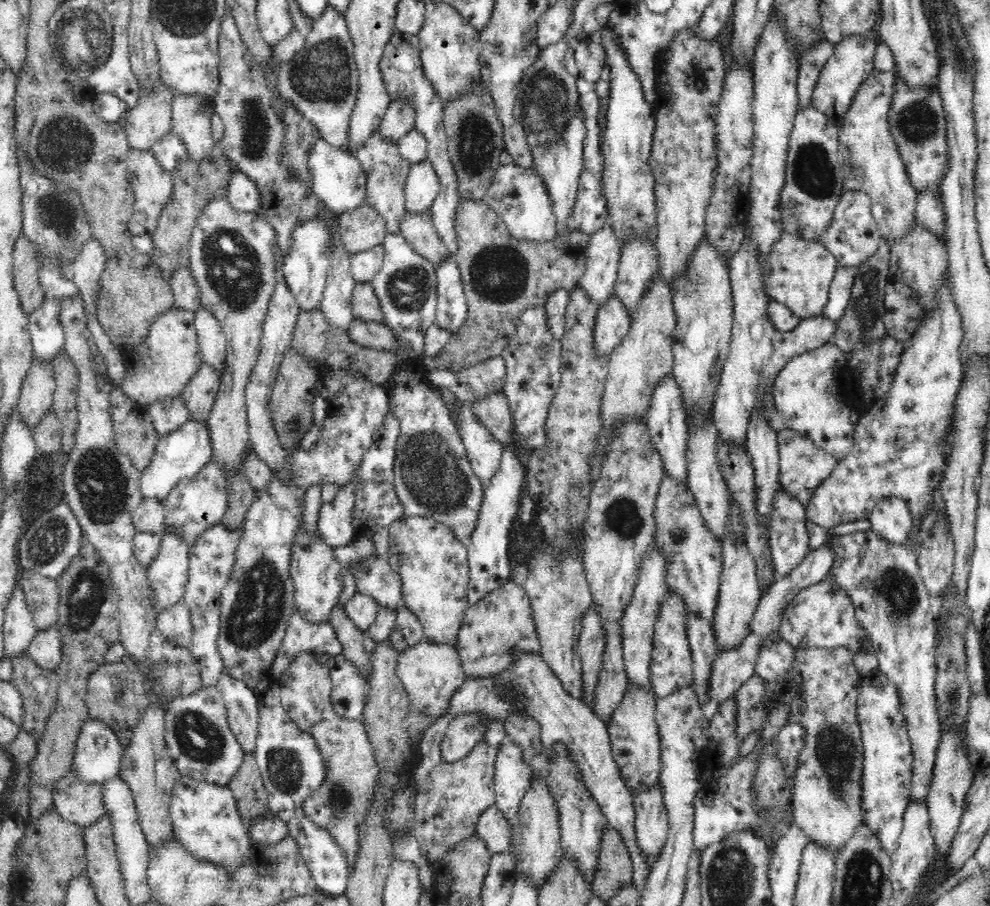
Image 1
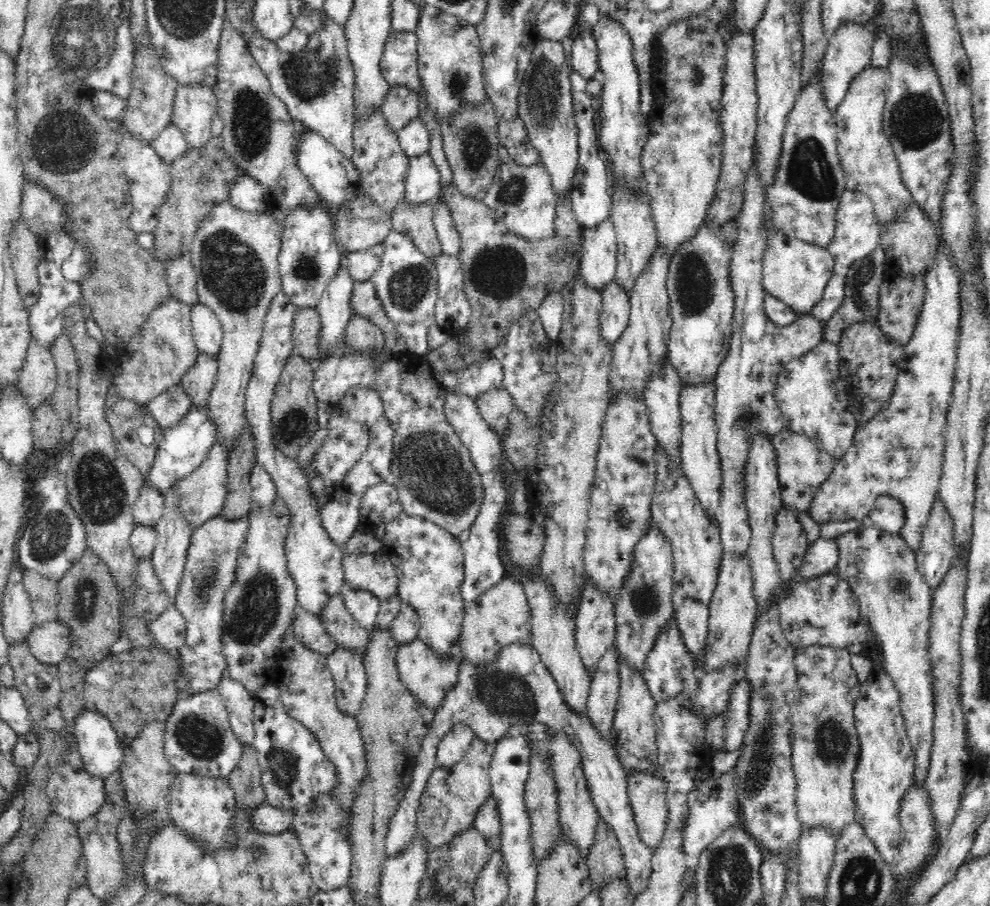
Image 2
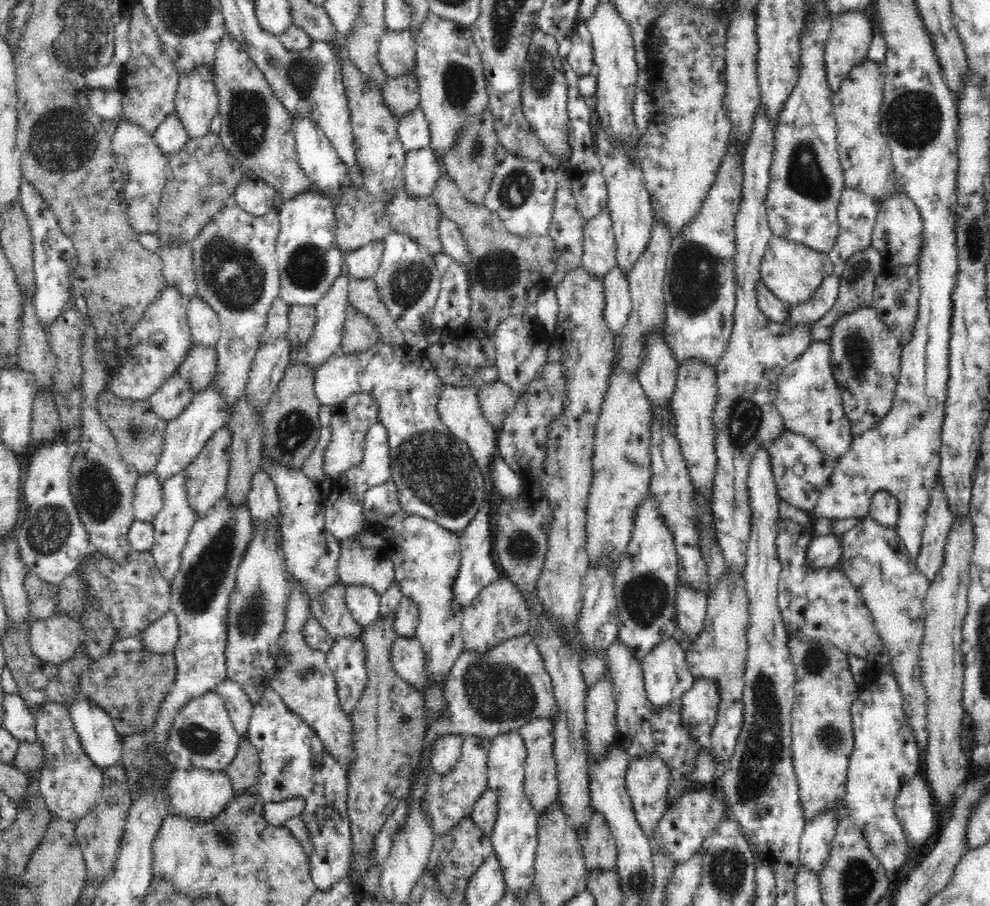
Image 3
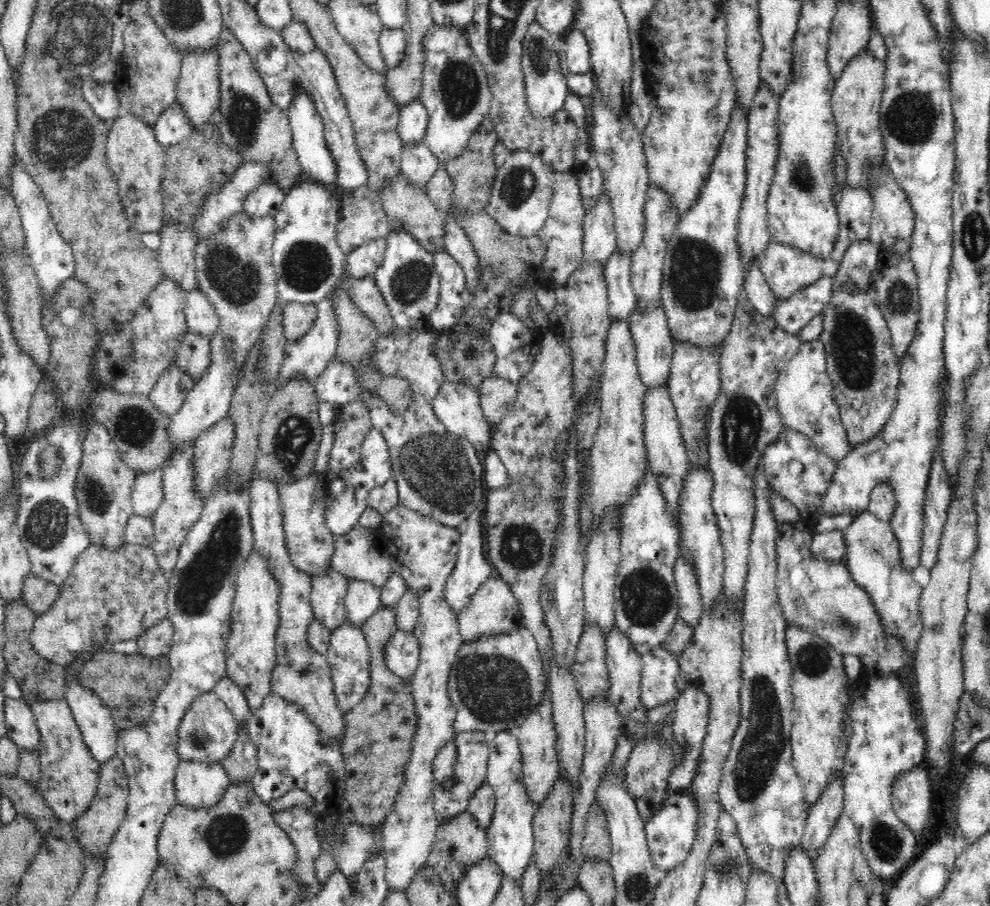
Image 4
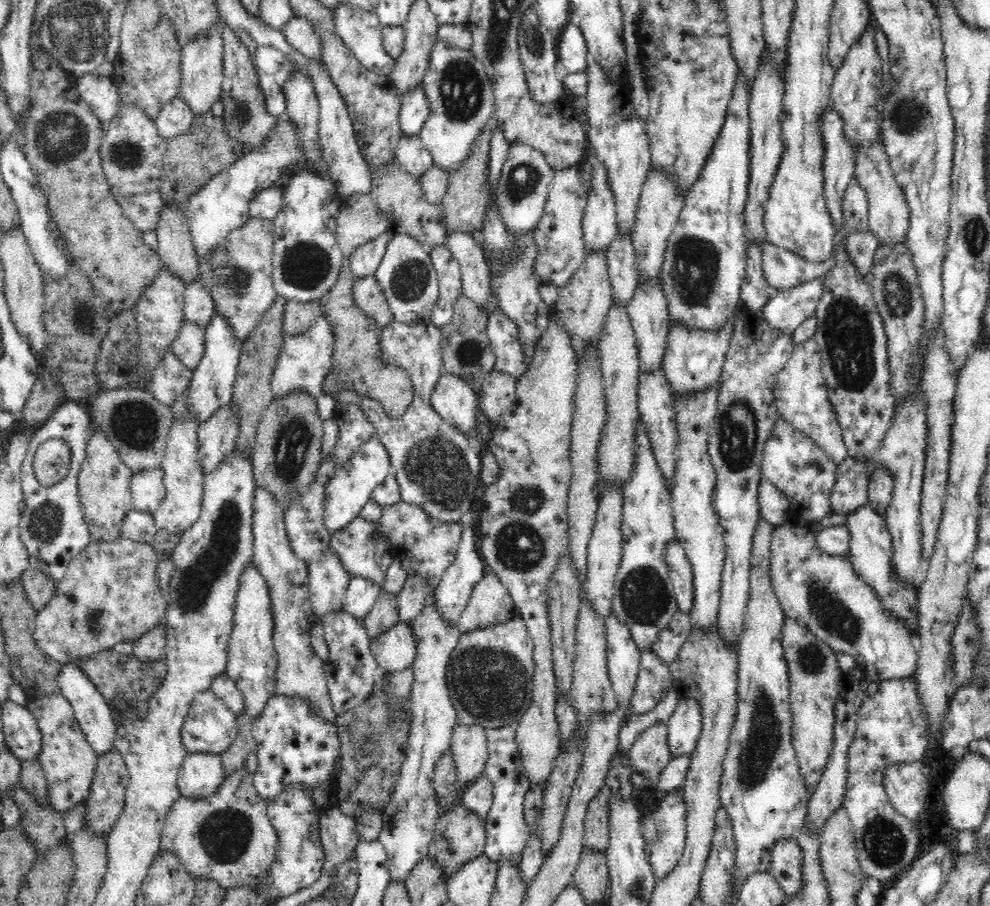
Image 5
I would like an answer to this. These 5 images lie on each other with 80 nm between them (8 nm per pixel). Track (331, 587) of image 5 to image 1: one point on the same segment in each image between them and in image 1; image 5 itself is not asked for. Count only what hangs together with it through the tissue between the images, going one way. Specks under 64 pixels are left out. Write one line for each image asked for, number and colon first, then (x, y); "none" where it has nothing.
1: (357, 645)
2: (345, 631)
3: (329, 607)
4: (328, 591)

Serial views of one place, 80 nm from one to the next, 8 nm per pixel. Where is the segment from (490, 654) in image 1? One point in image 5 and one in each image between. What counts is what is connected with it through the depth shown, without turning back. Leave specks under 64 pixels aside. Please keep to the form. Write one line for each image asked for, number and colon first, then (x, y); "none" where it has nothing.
2: (501, 615)
3: (499, 612)
4: (494, 609)
5: (490, 602)

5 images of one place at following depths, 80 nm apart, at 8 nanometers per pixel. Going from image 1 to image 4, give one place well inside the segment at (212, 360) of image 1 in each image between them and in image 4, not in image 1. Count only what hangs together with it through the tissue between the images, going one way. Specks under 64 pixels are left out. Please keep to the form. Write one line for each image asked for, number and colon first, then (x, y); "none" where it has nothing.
2: (207, 330)
3: (204, 325)
4: (200, 313)

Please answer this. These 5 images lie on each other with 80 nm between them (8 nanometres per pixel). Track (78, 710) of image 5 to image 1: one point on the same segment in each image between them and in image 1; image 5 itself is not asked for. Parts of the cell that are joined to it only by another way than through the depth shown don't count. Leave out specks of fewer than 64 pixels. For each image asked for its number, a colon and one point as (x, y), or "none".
1: (98, 753)
2: (98, 743)
3: (101, 741)
4: (99, 731)

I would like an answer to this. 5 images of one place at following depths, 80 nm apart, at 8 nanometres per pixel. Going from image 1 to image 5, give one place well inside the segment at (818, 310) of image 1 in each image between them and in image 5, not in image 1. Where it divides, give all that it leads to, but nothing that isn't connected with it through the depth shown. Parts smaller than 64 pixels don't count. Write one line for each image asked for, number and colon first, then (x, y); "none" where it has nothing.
2: (796, 272)
3: (792, 271)
4: (787, 269)
5: (783, 269)

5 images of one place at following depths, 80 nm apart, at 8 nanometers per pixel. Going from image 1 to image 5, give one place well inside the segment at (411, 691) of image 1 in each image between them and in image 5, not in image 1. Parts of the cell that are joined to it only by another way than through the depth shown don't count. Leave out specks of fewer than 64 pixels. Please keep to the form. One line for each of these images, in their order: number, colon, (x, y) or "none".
2: (428, 675)
3: (407, 656)
4: (401, 654)
5: (394, 649)

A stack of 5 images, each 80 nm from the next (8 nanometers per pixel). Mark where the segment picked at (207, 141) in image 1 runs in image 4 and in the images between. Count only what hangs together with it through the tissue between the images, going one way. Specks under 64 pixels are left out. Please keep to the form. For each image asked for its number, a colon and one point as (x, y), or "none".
2: (195, 107)
3: (197, 102)
4: (199, 87)

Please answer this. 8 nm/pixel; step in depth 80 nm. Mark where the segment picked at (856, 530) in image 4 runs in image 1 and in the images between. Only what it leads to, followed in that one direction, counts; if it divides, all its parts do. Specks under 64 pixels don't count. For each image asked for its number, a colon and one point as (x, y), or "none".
1: (882, 579)
2: (881, 568)
3: (875, 560)

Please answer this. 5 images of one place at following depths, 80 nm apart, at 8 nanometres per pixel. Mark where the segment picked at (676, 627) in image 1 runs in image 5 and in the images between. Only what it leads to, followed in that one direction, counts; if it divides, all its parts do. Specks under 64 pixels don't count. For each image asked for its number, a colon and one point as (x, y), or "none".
2: (669, 670)
3: (666, 674)
4: (661, 680)
5: (654, 677)

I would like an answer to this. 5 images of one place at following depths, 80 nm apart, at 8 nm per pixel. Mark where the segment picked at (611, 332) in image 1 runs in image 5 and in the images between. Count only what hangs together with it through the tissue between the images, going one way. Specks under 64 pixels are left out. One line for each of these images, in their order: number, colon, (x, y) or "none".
2: (614, 317)
3: (618, 300)
4: (621, 297)
5: (621, 258)

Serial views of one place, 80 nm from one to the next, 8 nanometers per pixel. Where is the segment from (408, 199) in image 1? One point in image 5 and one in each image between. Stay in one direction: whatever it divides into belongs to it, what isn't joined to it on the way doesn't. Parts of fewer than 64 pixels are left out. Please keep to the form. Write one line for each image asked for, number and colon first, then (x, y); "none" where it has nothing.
2: (423, 181)
3: (421, 170)
4: (418, 162)
5: (412, 156)

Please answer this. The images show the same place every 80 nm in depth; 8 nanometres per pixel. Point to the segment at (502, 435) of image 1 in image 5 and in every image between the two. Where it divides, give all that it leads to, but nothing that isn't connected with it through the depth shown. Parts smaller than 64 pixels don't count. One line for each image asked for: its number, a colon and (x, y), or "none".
2: (495, 405)
3: (496, 400)
4: (496, 394)
5: (498, 390)

